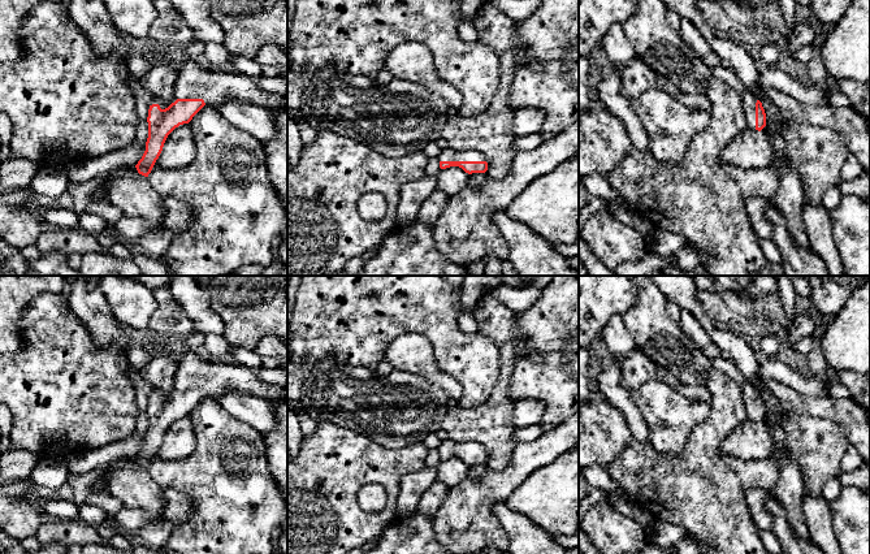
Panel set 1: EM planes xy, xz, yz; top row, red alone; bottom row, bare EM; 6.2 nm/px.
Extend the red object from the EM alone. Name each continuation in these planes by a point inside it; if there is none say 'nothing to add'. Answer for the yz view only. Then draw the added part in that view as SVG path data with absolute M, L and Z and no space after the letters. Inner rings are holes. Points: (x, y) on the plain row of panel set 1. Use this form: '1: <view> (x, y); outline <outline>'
1: yz (749, 390); outline M745 378L745 381L741 384L741 389L743 389L743 398L745 402L746 419L756 421L757 388L753 382Z

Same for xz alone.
1: xz (448, 445); outline M447 438L441 442L438 453L485 453L485 449L479 442L455 442Z

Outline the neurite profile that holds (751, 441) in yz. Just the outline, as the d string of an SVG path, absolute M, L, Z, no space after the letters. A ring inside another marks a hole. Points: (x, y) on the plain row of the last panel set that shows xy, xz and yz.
M767 417L761 423L746 419L720 447L723 454L743 460L762 460L772 456L774 450L775 433Z

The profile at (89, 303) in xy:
M78 276L72 285L68 304L75 317L85 324L96 347L116 347L120 352L127 354L131 341L112 313L99 286L92 286L85 276Z

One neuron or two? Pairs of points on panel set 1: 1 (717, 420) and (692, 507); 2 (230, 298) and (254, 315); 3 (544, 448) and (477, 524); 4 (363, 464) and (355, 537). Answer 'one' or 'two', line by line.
1: one
2: one
3: one
4: one

